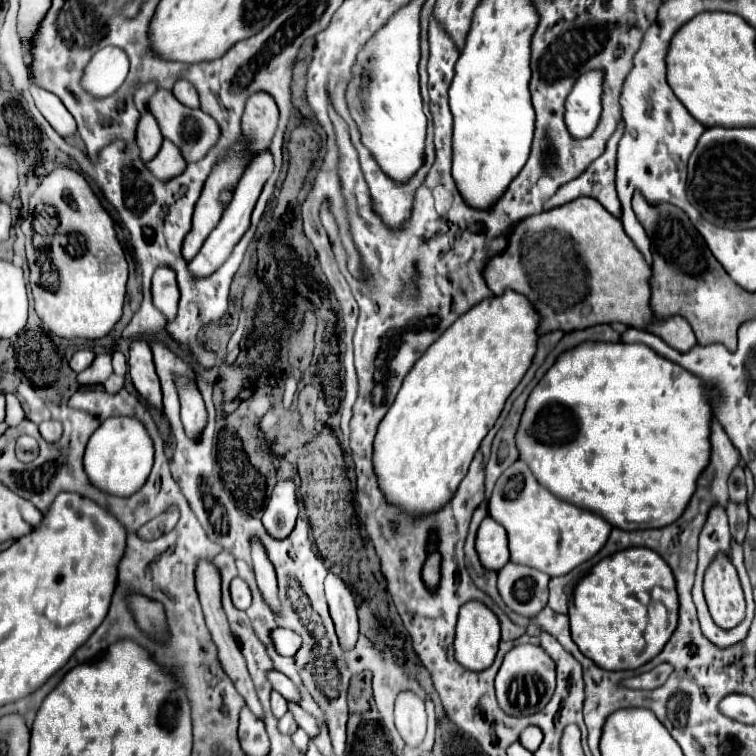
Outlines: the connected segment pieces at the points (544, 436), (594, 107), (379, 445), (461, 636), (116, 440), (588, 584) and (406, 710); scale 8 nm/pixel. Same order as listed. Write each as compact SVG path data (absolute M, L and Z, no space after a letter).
M585 342L561 354L533 388L517 430L519 456L547 490L603 516L611 526L629 532L663 528L681 516L697 488L697 476L709 464L713 396L719 398L719 388L705 386L697 376L649 346Z
M585 72L577 78L565 102L565 124L575 140L589 138L601 116L603 72Z
M503 292L501 296L491 296L481 300L481 304L475 304L475 308L459 316L449 330L429 346L407 374L393 406L379 424L373 444L375 474L391 504L421 516L439 510L453 498L483 436L493 428L505 400L529 370L537 352L537 340L537 312L533 312L533 306L519 292Z
M477 600L463 604L455 636L457 662L473 672L489 668L497 654L499 636L499 620L491 608Z
M113 416L107 418L89 438L85 450L85 472L91 484L113 496L131 496L141 484L145 484L153 466L153 440L141 424L141 420L133 416Z
M629 548L603 558L577 584L569 608L571 636L599 668L635 670L663 650L677 628L677 614L679 602L671 568L649 548Z
M403 690L397 700L395 700L395 726L411 748L419 746L425 738L425 728L427 728L427 714L425 714L425 704L423 700L411 692Z

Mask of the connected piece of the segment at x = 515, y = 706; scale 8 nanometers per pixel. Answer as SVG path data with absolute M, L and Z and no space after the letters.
M519 644L511 648L497 672L495 690L501 710L509 716L531 716L543 710L555 690L555 664L551 656L535 644Z

